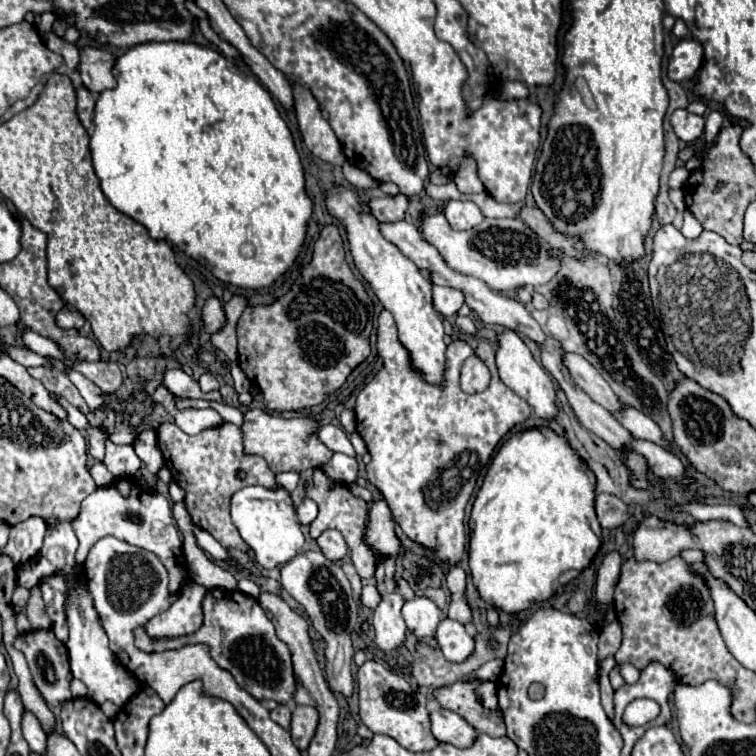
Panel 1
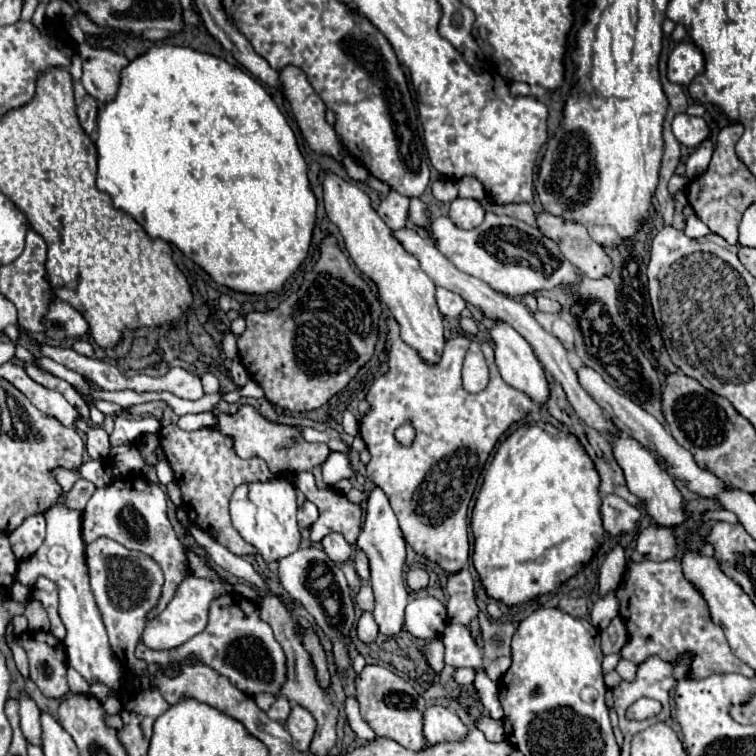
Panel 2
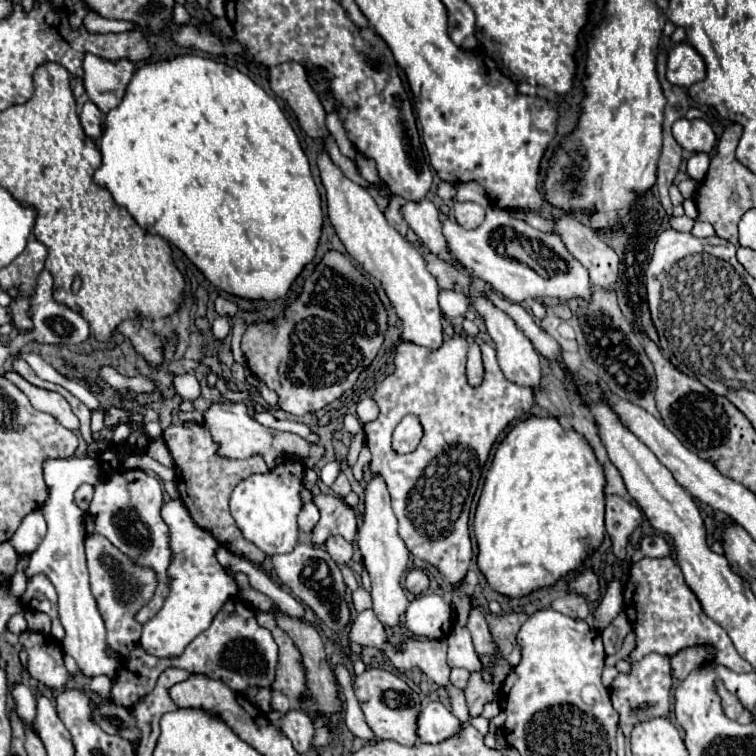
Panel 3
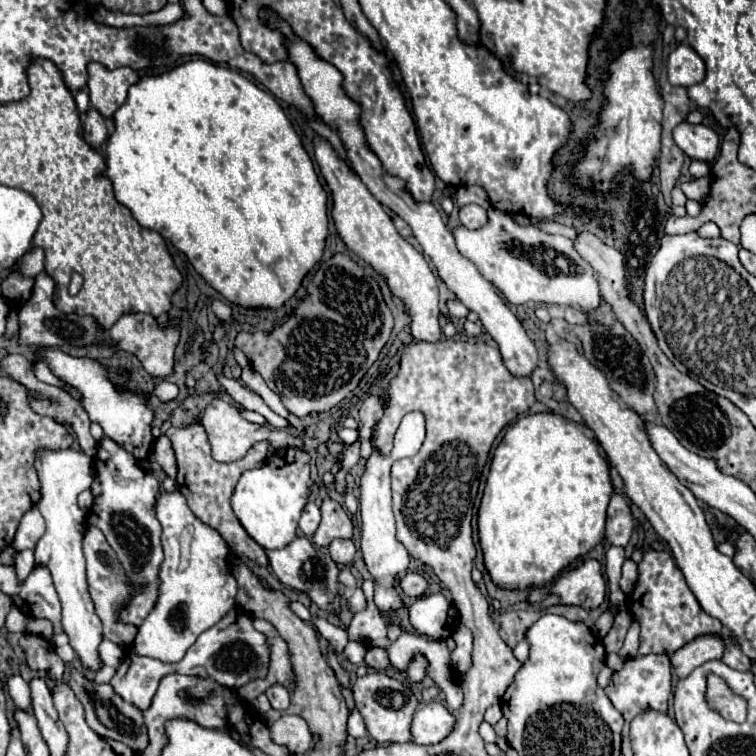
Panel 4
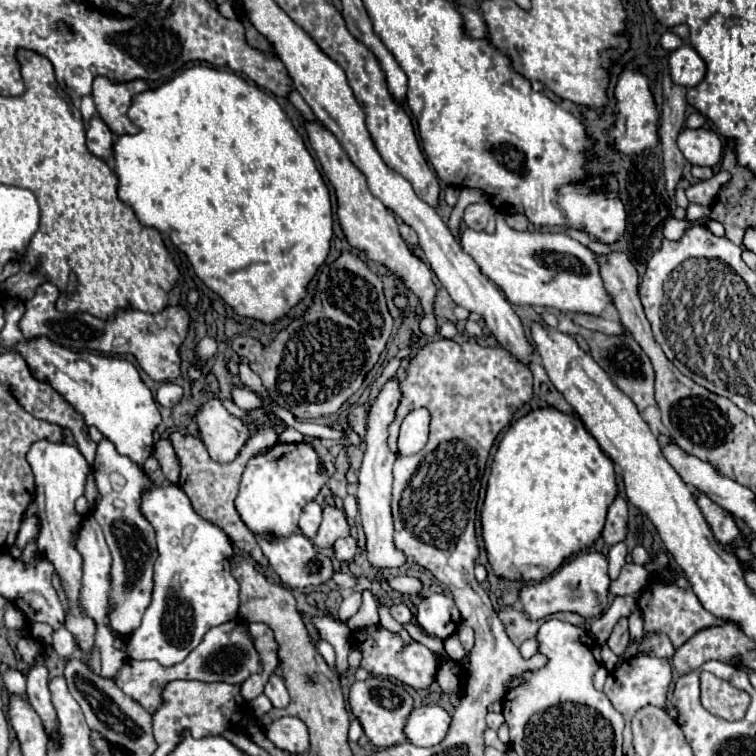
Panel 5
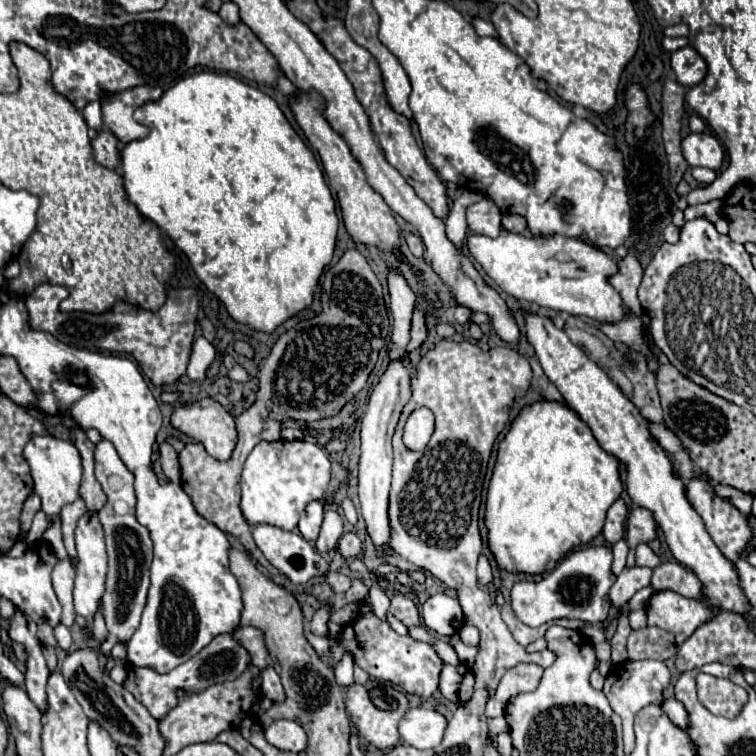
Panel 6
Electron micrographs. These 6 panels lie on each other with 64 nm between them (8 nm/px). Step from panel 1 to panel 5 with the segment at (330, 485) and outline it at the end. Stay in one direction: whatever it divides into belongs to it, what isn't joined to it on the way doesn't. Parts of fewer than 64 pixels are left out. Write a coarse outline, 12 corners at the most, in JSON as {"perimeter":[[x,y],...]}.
{"perimeter":[[324,506],[314,538],[318,548],[330,548],[338,536],[348,536],[346,514]]}

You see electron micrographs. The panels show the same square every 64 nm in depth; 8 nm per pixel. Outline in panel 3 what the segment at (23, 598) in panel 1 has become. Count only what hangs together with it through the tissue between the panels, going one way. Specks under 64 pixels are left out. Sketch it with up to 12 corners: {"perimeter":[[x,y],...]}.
{"perimeter":[[24,558],[10,580],[10,594],[20,598],[26,590]]}

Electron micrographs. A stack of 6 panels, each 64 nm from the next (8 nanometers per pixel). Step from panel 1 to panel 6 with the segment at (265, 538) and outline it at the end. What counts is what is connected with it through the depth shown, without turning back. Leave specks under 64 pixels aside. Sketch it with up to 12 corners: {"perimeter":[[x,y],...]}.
{"perimeter":[[310,440],[260,442],[242,470],[248,524],[296,530],[330,460]]}

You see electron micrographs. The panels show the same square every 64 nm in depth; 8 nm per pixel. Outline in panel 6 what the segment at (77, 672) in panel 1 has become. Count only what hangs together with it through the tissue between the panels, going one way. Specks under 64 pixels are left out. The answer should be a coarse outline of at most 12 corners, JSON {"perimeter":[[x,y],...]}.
{"perimeter":[[34,436],[24,448],[58,560],[62,506],[80,498],[82,458],[72,442]]}

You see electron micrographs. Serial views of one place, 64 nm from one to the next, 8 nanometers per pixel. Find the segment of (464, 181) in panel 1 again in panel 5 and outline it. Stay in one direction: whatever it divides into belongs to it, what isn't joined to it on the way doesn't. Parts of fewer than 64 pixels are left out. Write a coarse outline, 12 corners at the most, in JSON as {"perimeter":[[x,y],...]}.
{"perimeter":[[462,188],[452,210],[448,228],[458,234],[458,224],[466,206],[488,202],[480,188]]}

